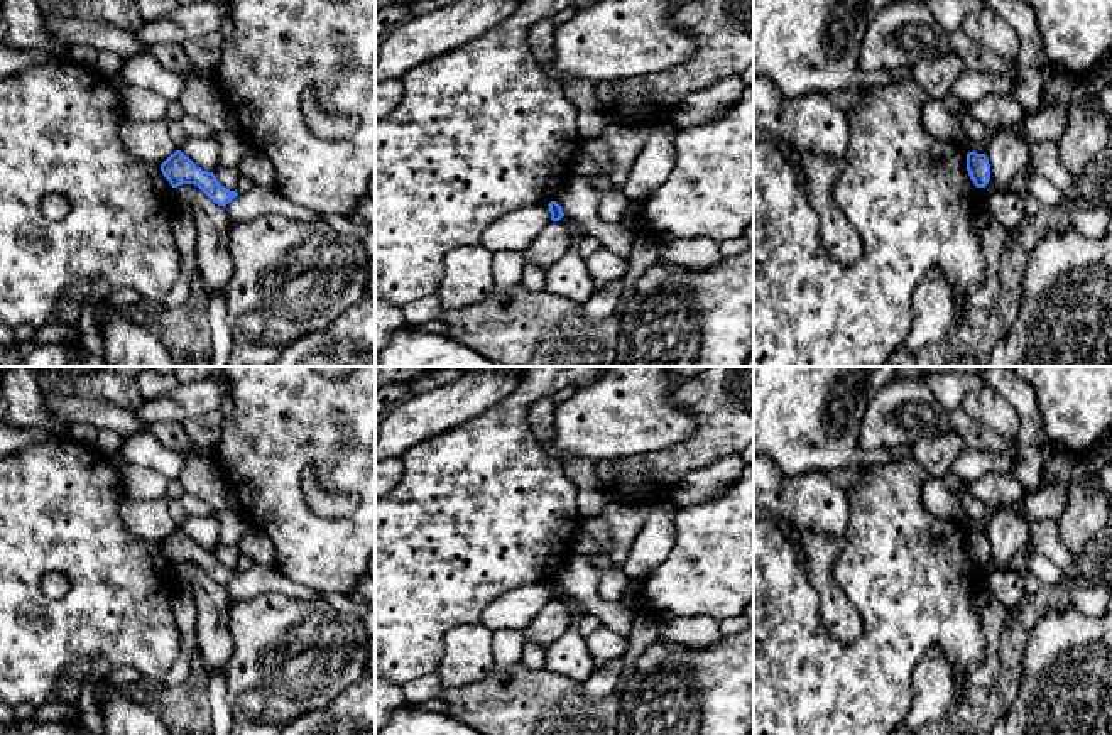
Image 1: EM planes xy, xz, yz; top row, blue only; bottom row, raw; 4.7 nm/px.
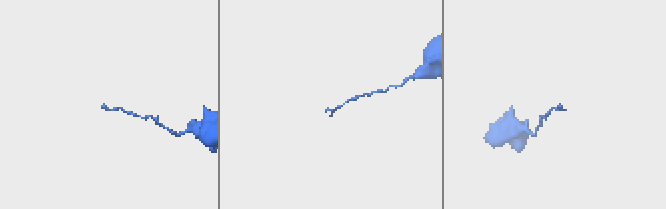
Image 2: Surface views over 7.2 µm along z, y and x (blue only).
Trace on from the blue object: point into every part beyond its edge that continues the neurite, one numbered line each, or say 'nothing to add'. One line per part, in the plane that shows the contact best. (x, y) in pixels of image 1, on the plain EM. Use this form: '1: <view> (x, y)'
nothing to add

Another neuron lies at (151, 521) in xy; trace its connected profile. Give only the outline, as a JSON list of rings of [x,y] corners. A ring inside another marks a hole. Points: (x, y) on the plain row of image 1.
[[[125,497],[118,505],[118,514],[134,536],[149,542],[162,542],[177,529],[166,498],[135,500]]]

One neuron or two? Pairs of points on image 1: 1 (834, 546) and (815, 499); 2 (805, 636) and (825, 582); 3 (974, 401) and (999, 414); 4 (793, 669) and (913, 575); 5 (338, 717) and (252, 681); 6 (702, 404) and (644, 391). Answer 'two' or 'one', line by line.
1: two
2: two
3: one
4: one
5: two
6: two

